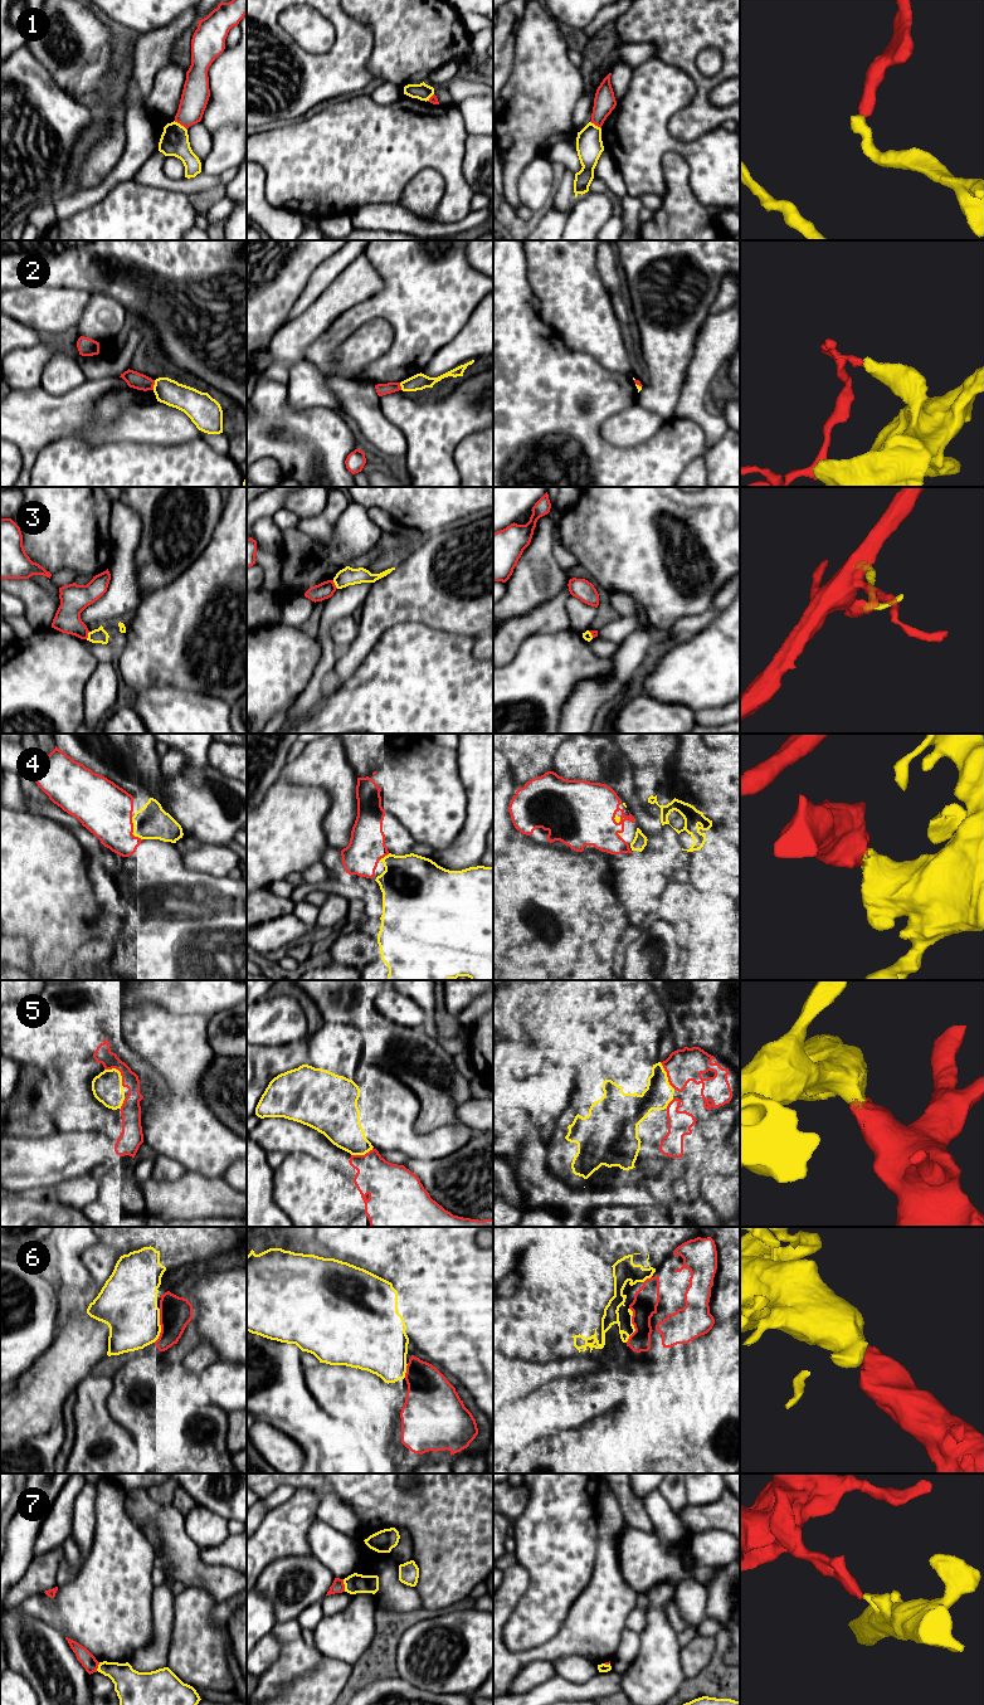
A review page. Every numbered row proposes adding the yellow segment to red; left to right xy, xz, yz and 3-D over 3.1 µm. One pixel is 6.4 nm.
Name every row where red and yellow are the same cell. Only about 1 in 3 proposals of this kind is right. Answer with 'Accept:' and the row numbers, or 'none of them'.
Accept: 4, 5, 6

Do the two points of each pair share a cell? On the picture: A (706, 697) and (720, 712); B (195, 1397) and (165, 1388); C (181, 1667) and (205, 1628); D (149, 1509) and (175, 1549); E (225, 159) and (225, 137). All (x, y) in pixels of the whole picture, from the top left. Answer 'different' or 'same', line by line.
A: different
B: same
C: same
D: same
E: same

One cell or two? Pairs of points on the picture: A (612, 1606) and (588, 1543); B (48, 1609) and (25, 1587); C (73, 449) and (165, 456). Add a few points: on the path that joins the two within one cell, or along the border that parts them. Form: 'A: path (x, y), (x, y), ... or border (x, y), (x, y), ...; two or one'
A: border (598, 1531), (595, 1570), (590, 1582), (584, 1588); two
B: border (43, 1591), (32, 1594), (18, 1604); two
C: path (96, 459), (142, 459); one

